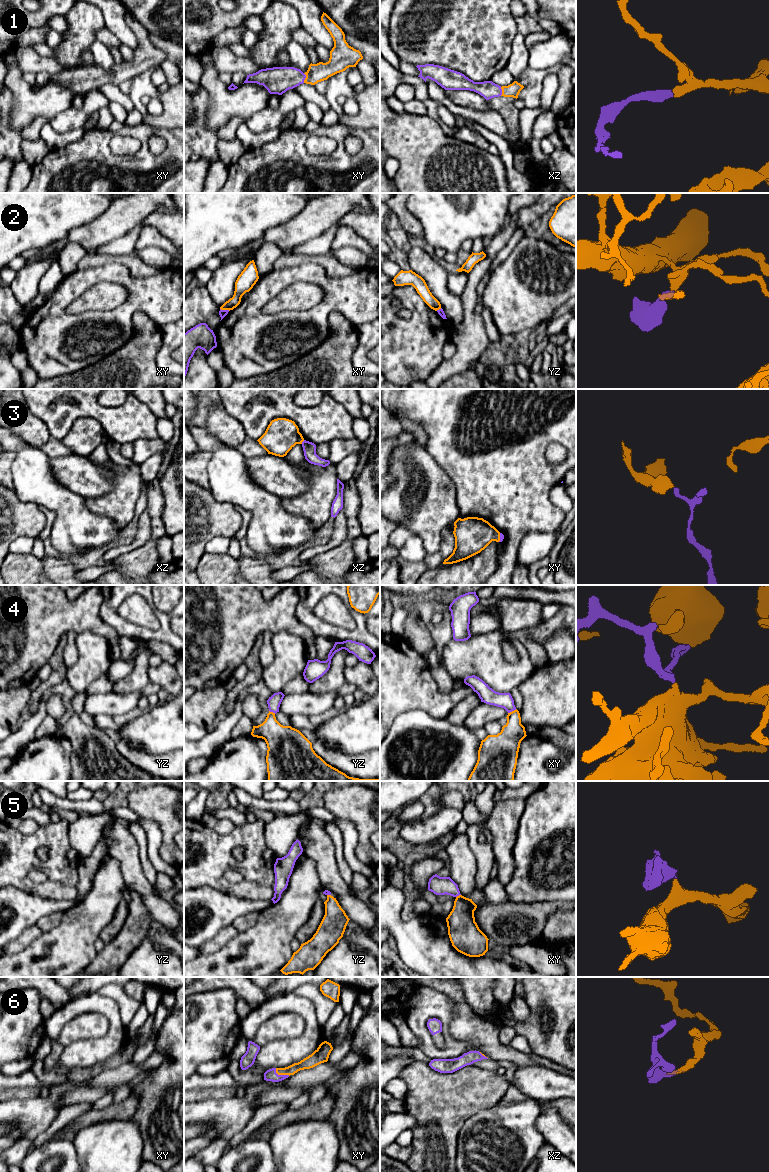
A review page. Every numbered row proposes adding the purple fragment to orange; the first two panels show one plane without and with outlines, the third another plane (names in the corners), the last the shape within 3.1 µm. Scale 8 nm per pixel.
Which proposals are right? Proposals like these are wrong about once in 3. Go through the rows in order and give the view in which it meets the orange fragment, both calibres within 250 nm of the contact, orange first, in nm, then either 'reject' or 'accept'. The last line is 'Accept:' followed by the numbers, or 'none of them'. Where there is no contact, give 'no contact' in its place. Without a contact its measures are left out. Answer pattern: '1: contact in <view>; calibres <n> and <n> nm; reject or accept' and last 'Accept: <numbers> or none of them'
1: contact in xy; calibres 150 and 220 nm; accept
2: contact in xy; calibres 140 and 60 nm; reject
3: contact in xz; calibres 260 and 110 nm; reject
4: contact in xy; calibres 190 and 130 nm; accept
5: contact in xy; calibres 220 and 150 nm; accept
6: contact in xy; calibres 100 and 100 nm; accept
Accept: 1, 4, 5, 6

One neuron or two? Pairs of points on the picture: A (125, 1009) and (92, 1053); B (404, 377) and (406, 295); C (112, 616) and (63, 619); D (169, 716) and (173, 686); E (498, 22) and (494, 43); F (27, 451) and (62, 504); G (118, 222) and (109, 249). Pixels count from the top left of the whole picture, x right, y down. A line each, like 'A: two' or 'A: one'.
A: two
B: one
C: two
D: two
E: one
F: one
G: two

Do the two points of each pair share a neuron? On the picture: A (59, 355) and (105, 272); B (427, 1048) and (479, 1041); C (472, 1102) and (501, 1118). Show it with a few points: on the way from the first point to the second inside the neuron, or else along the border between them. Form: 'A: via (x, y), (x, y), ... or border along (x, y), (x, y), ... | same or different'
A: via (58, 331), (58, 305), (81, 282) | same
B: border along (448, 1029), (455, 1039), (470, 1043), (476, 1049) | different
C: border along (498, 1102), (481, 1109), (464, 1122) | different

